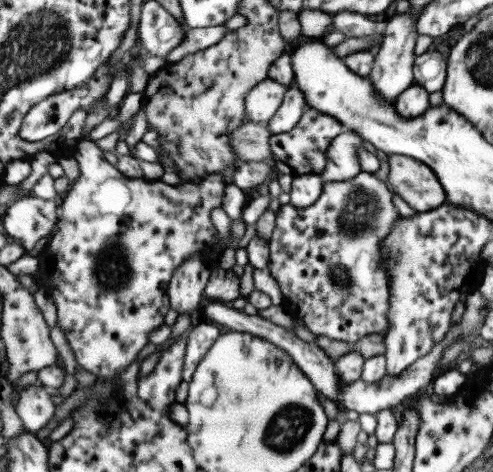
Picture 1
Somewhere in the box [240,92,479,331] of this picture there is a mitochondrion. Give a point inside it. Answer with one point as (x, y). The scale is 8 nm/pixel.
(363, 209)

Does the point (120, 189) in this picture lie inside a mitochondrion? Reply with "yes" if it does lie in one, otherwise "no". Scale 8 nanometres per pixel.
no

